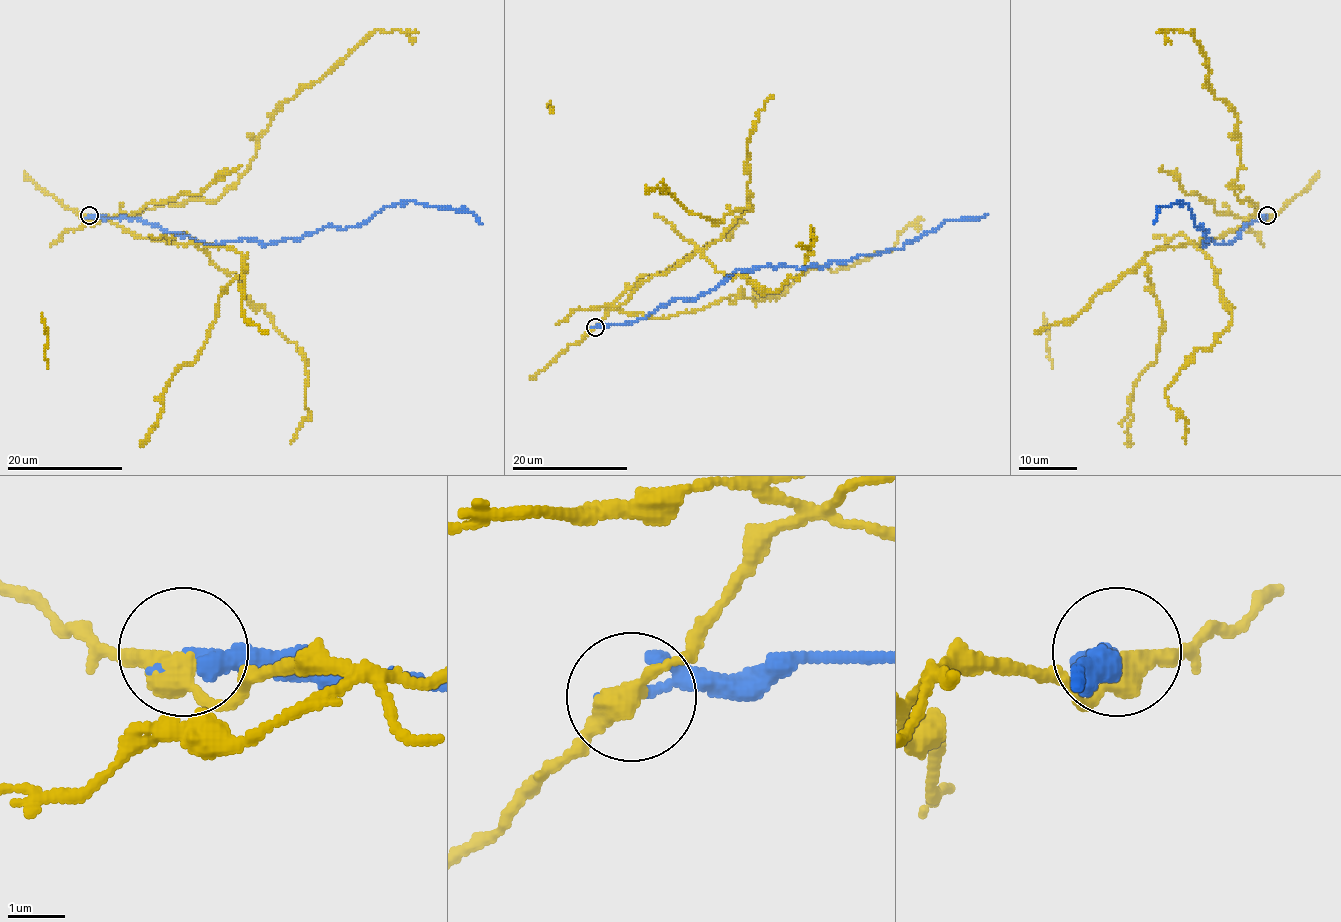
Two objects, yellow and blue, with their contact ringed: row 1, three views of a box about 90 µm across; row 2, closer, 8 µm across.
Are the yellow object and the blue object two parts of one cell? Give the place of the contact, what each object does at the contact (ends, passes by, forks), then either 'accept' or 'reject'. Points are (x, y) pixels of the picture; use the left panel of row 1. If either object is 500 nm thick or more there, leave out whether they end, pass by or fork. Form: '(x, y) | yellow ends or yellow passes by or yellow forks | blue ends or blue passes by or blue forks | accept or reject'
(89, 215) | yellow passes by | blue passes by | reject

